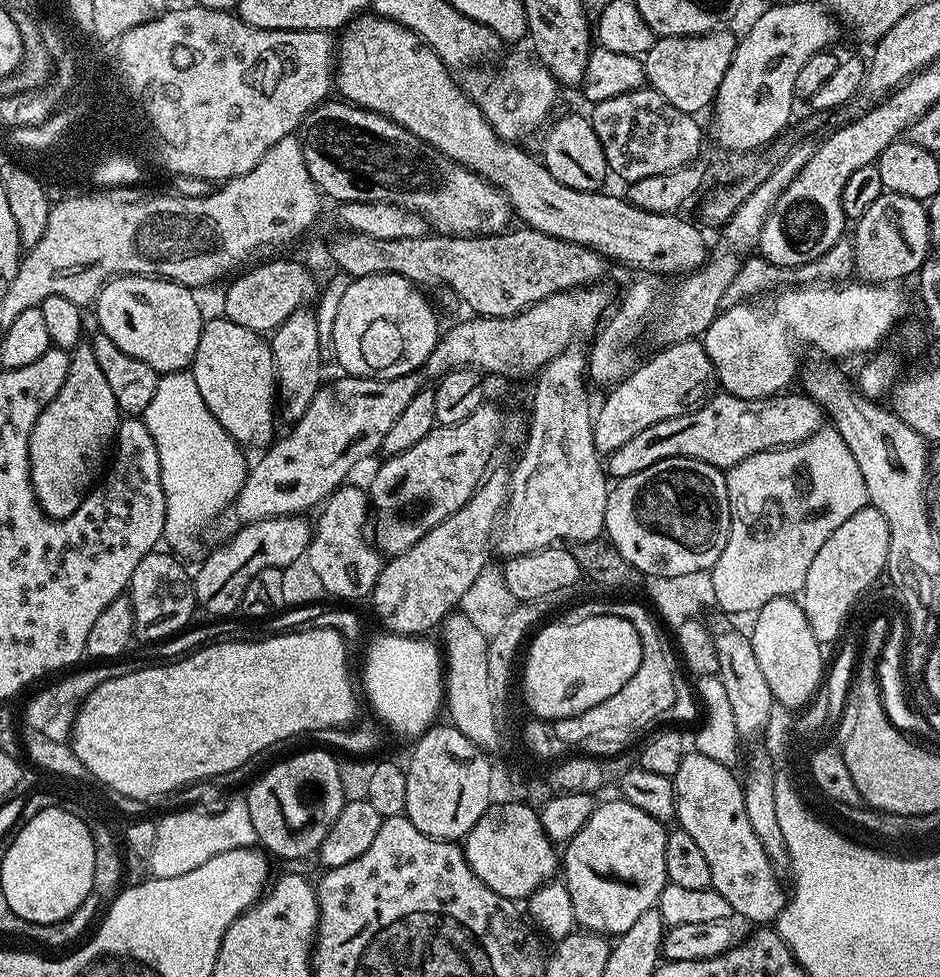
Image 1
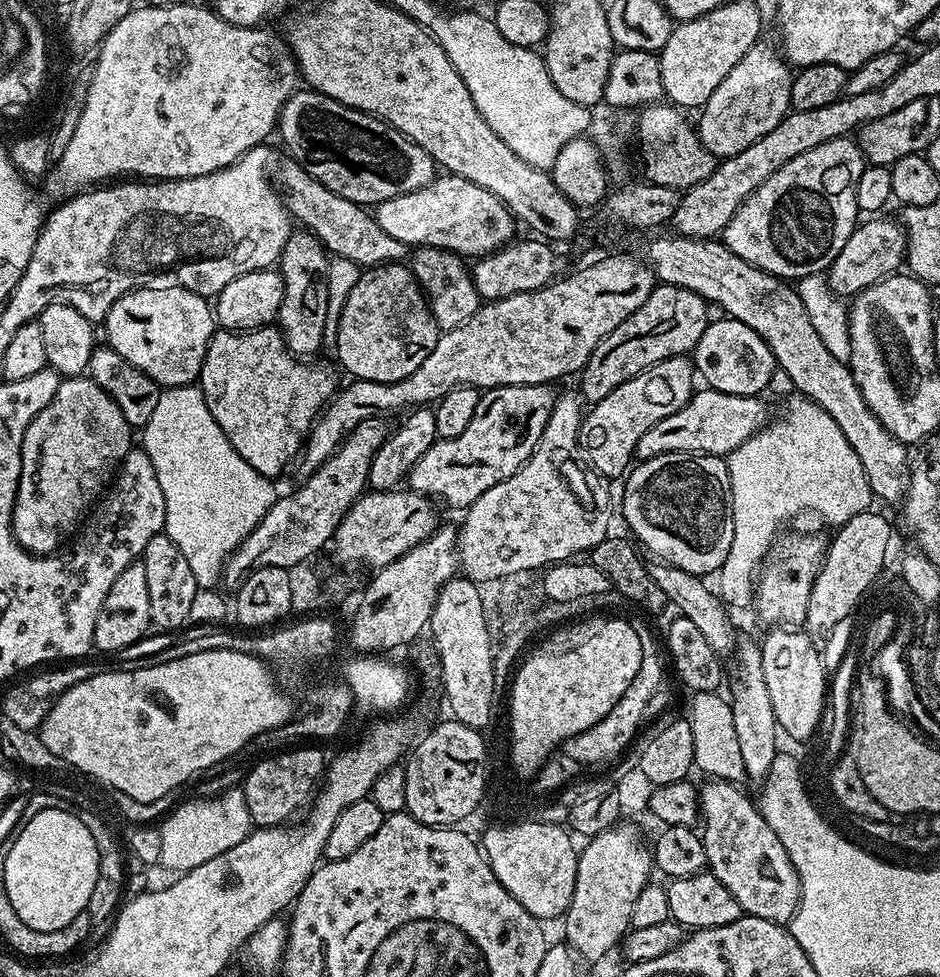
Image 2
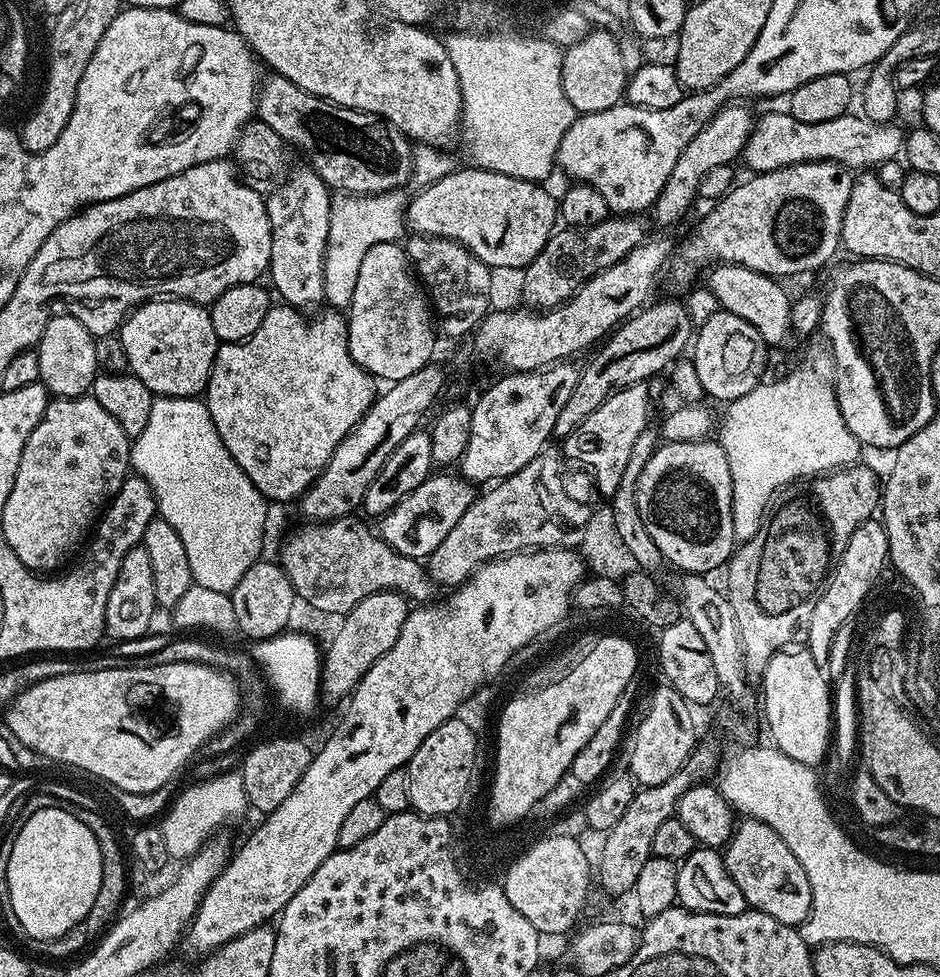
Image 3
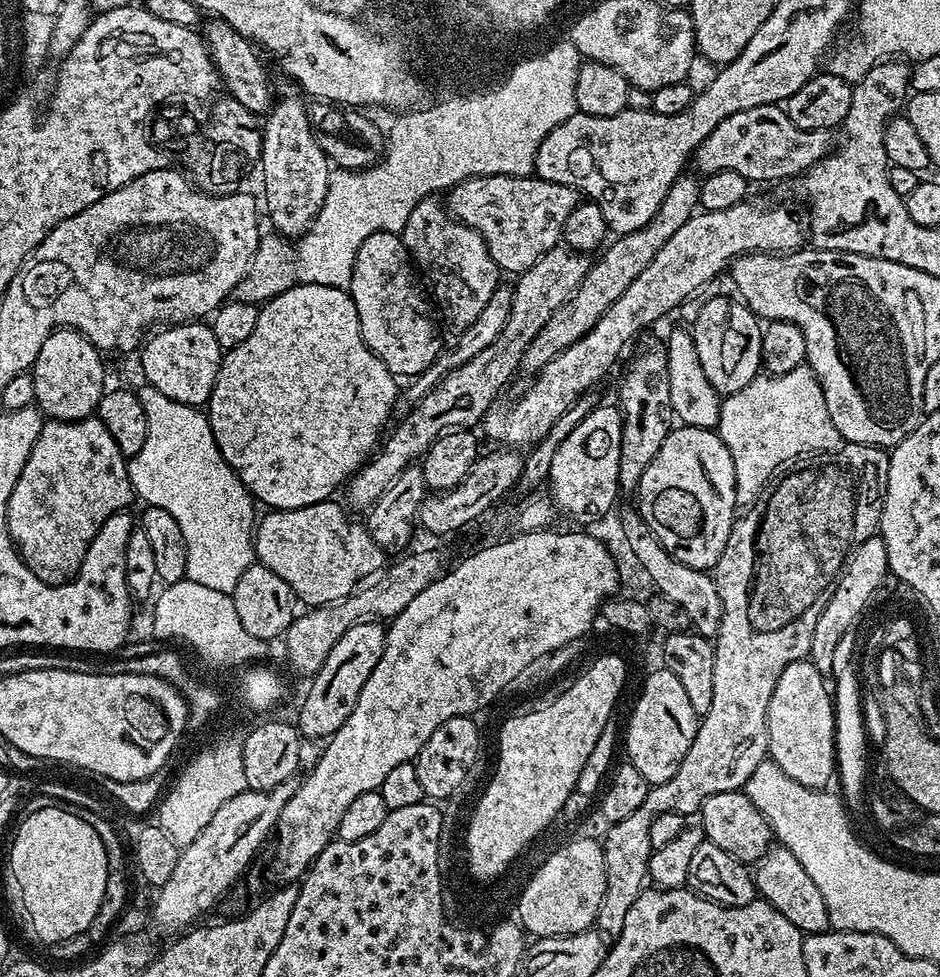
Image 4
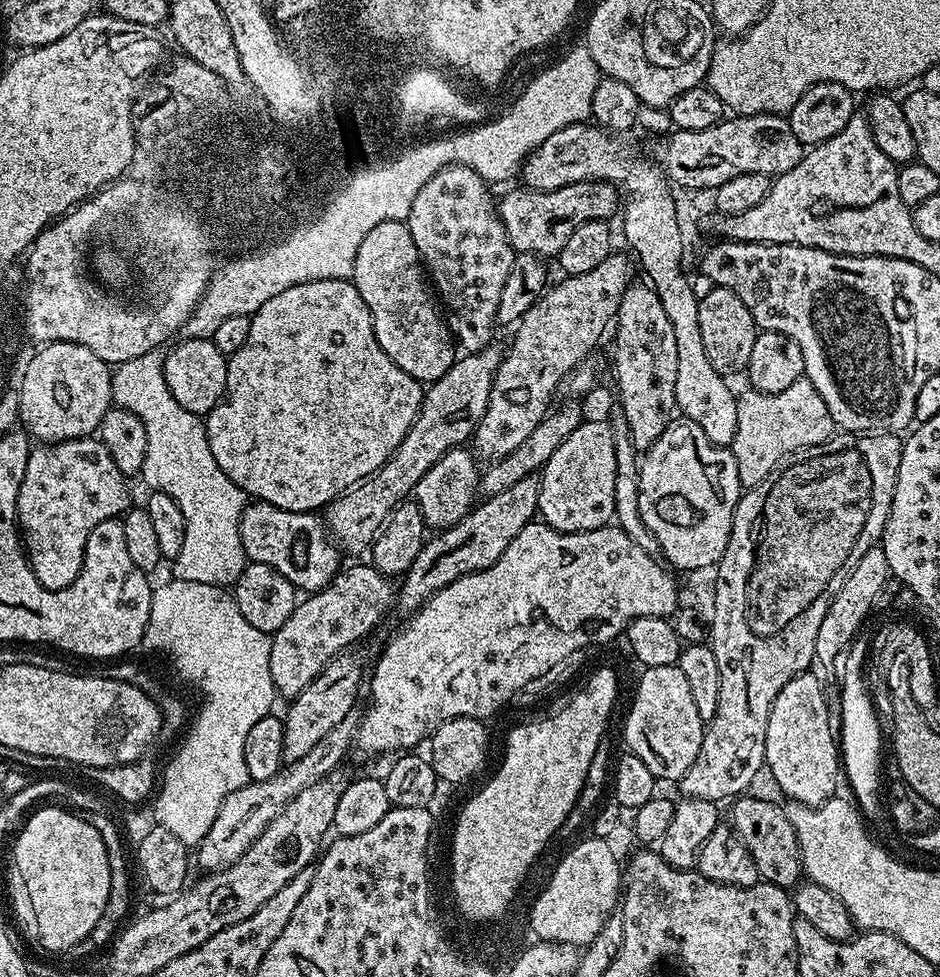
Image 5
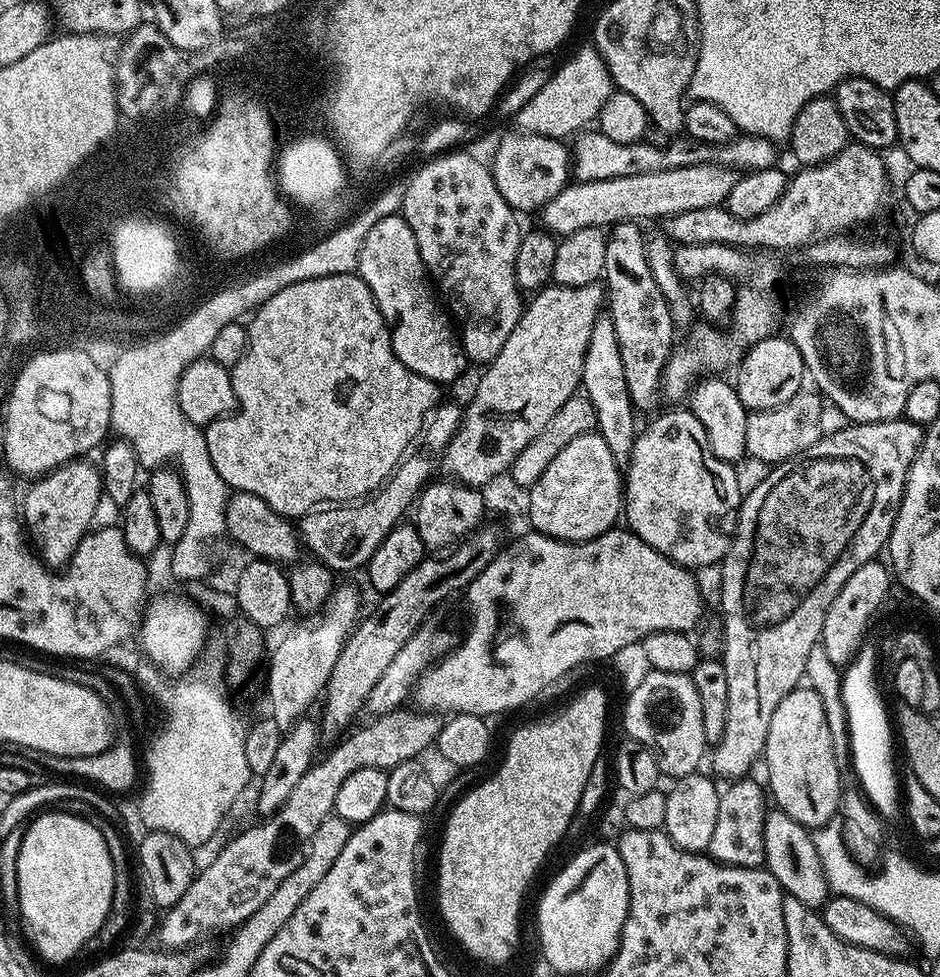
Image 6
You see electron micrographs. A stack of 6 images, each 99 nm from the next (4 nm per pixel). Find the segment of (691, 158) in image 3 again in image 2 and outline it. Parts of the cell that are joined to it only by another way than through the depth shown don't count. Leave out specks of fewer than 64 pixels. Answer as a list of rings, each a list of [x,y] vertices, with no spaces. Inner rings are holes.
[[[757,42],[750,50],[746,50],[742,62],[738,62],[738,66],[734,66],[734,70],[730,70],[730,74],[726,74],[726,78],[722,78],[722,82],[718,82],[718,90],[714,90],[714,94],[710,94],[704,107],[699,109],[700,132],[698,131],[698,139],[700,145],[713,152],[718,158],[733,156],[746,150],[746,146],[750,146],[754,142],[758,142],[758,138],[770,134],[770,130],[774,130],[784,121],[790,111],[793,69],[778,51],[775,43],[764,43]]]

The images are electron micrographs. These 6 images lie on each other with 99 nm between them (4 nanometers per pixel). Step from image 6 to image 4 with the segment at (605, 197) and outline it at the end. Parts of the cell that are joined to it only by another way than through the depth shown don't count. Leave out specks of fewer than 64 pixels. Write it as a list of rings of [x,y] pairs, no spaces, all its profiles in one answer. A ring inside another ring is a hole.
[[[472,176],[464,180],[447,193],[446,208],[457,220],[466,226],[478,230],[494,258],[501,273],[519,274],[525,272],[534,262],[538,262],[551,248],[561,243],[562,233],[566,226],[566,218],[570,218],[570,210],[582,203],[581,193],[570,186],[562,186],[558,182],[542,180],[539,176]]]

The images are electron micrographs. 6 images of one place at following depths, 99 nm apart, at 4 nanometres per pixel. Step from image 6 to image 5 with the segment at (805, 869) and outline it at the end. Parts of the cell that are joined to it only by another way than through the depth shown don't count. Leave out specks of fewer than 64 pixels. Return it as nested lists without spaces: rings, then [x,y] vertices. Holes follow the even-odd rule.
[[[744,794],[731,801],[732,820],[730,827],[739,836],[740,841],[750,850],[750,858],[754,858],[754,866],[758,866],[761,881],[777,884],[779,888],[795,889],[804,876],[804,862],[800,857],[800,843],[794,826],[790,826],[790,818],[783,807],[779,808],[772,800],[759,800],[753,794]]]

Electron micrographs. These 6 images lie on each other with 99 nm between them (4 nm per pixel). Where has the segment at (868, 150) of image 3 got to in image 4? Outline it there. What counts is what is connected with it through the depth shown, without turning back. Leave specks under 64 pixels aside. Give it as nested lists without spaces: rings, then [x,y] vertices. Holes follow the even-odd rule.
[[[763,104],[738,114],[730,114],[694,153],[695,171],[701,177],[722,170],[734,170],[750,182],[756,180],[788,180],[798,178],[816,165],[834,147],[833,133],[828,130],[802,130],[790,122],[787,111],[780,104]]]

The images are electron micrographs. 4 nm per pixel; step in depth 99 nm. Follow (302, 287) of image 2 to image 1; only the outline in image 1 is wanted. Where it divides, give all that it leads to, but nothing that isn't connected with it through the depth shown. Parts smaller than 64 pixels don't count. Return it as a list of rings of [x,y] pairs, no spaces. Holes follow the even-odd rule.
[[[305,306],[294,310],[286,322],[282,322],[276,331],[271,333],[270,343],[272,357],[276,363],[276,383],[278,385],[278,416],[287,422],[295,422],[306,414],[306,406],[320,389],[320,343],[318,342],[318,322],[315,311]]]

